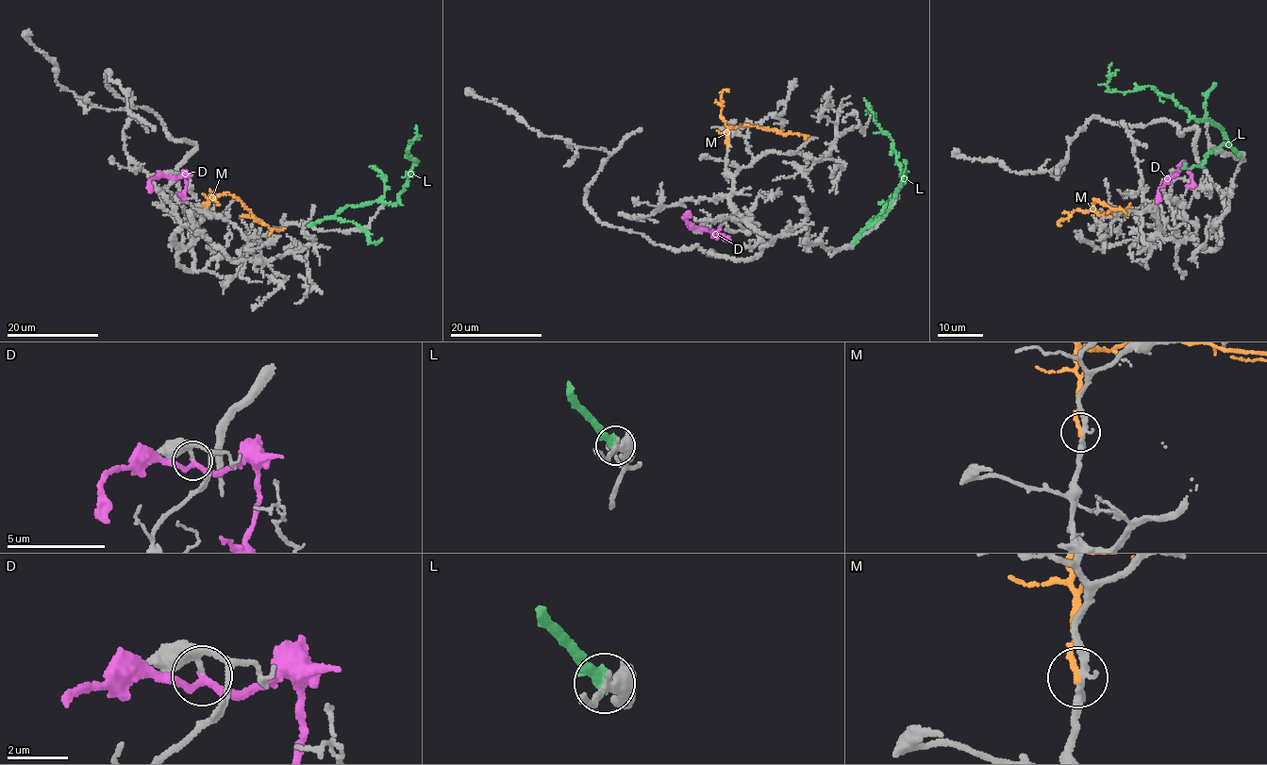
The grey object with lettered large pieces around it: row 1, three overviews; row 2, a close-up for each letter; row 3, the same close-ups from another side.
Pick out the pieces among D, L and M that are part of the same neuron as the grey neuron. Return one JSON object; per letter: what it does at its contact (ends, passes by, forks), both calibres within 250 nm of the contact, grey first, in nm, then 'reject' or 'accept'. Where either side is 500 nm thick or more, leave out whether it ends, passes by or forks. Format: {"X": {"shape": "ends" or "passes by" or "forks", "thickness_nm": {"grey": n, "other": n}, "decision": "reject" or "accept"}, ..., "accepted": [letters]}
{"D": {"shape": "passes by", "thickness_nm": {"grey": 200, "other": 240}, "decision": "reject"}, "L": {"shape": "ends", "thickness_nm": {"grey": 320, "other": 480}, "decision": "reject"}, "M": {"shape": "ends", "thickness_nm": {"grey": 260, "other": 200}, "decision": "reject"}, "accepted": []}

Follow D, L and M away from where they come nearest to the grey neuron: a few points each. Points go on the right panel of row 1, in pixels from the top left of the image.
D: (1175, 174), (1182, 167), (1187, 169), (1191, 183), (1185, 186)
L: (1239, 156), (1223, 129), (1204, 119), (1198, 121), (1148, 85), (1109, 91), (1106, 83), (1110, 61)
M: (1111, 215), (1094, 211), (1094, 199), (1117, 209), (1123, 209), (1129, 204)

